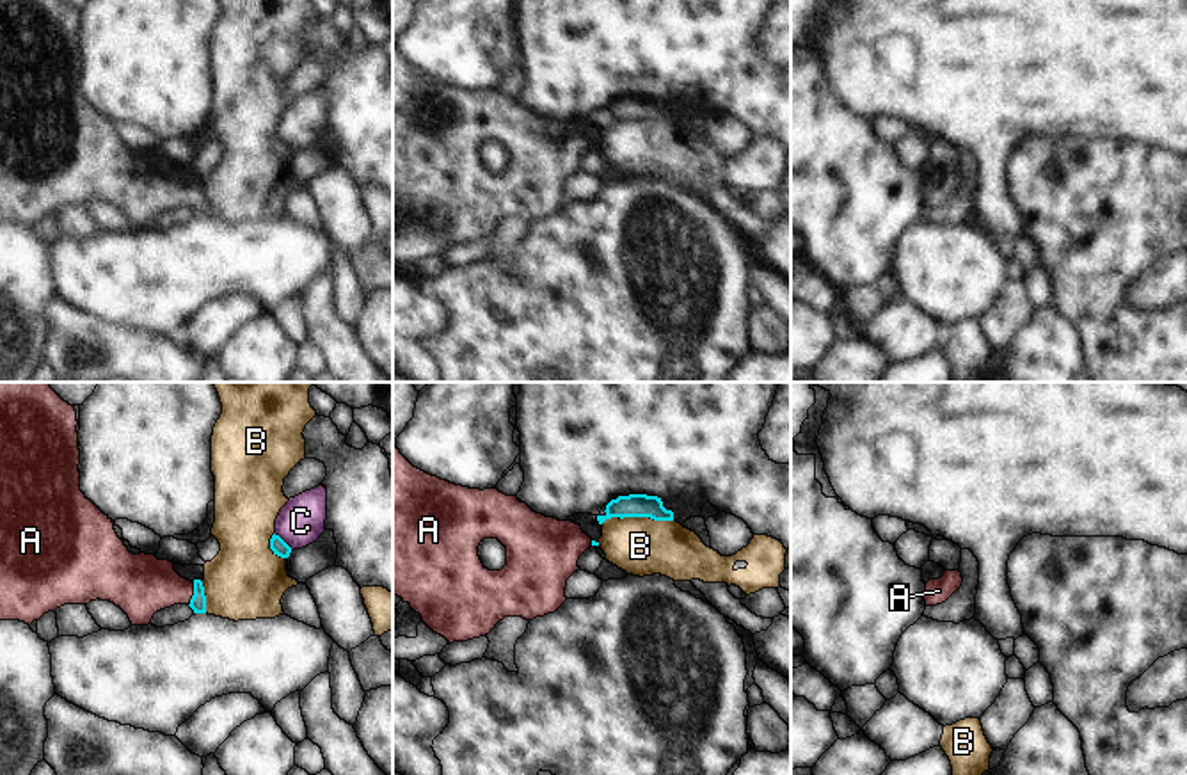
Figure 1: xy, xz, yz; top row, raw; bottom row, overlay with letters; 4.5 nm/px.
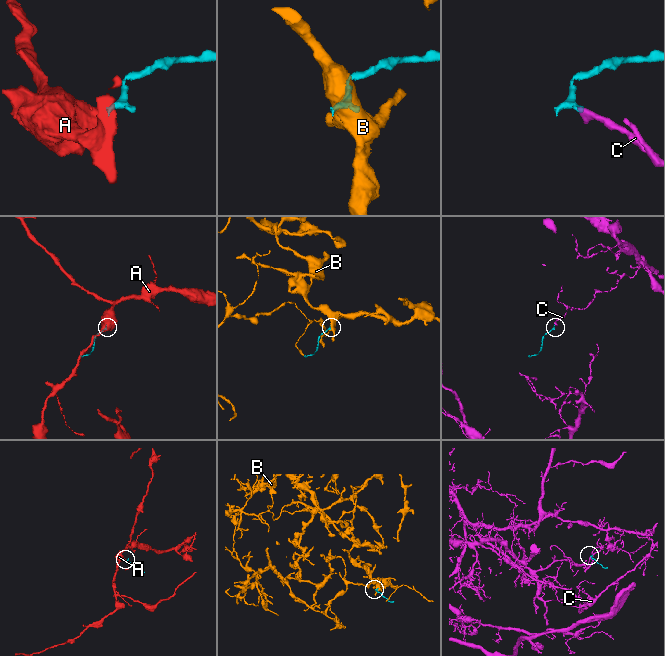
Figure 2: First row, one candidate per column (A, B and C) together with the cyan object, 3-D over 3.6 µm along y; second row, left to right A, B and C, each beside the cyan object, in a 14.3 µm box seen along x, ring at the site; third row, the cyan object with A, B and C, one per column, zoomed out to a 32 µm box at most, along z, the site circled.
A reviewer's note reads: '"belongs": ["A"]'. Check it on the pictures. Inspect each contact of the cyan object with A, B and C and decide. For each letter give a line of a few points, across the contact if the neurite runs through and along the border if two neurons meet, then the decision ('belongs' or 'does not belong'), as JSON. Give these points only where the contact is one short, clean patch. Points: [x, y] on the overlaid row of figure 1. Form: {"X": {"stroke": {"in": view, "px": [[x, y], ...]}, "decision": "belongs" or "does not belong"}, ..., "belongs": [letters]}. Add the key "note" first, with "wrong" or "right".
{"note": "right", "A": {"stroke": {"in": "xy", "px": [[198, 603], [194, 594], [141, 585]]}, "decision": "belongs"}, "B": {"decision": "does not belong"}, "C": {"stroke": {"in": "xy", "px": [[274, 534], [292, 550]]}, "decision": "does not belong"}, "belongs": ["A"]}

